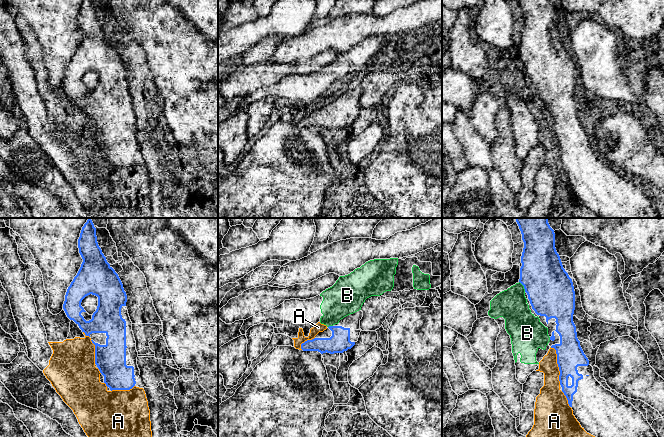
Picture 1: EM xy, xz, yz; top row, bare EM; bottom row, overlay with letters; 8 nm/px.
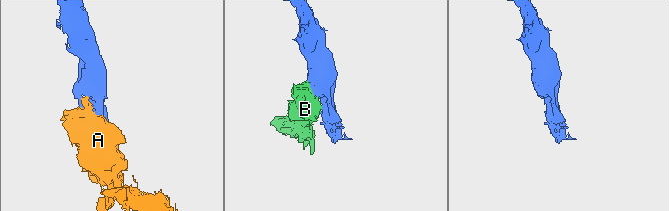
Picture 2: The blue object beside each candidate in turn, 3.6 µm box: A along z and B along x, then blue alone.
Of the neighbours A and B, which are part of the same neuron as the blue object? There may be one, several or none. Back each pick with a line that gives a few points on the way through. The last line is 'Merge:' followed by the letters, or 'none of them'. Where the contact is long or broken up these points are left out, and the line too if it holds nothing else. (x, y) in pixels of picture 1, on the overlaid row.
Merge: none of them

